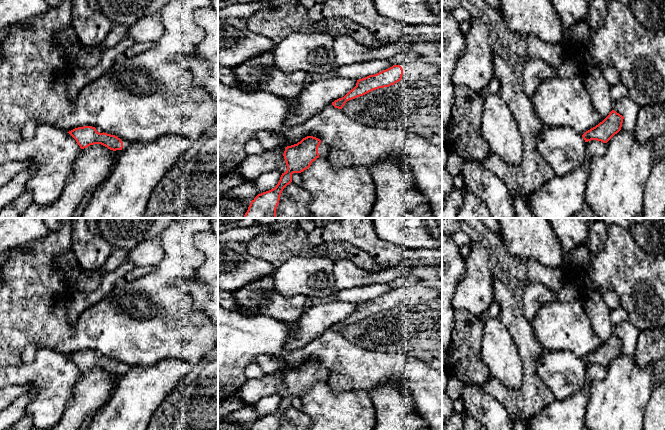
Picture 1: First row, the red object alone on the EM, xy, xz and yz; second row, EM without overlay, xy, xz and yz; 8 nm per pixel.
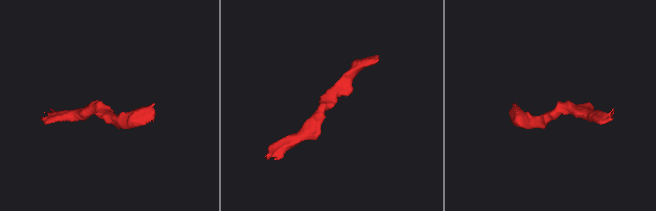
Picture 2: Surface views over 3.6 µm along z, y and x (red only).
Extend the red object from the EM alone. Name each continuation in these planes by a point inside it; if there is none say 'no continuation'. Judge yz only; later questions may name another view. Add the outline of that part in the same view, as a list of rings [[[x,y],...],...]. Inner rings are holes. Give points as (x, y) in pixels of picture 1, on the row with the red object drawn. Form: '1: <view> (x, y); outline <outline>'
no continuation

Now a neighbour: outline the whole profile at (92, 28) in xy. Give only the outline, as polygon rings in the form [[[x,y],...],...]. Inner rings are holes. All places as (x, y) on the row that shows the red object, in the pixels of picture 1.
[[[71,0],[73,5],[71,26],[78,40],[85,46],[101,44],[112,30],[112,23],[99,10],[92,9],[87,0]]]

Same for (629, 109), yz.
[[[629,96],[618,101],[613,101],[613,110],[624,117],[621,130],[623,132],[633,132],[640,110],[640,106]]]

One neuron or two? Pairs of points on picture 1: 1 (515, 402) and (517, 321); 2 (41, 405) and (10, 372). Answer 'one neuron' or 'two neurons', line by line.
1: one neuron
2: one neuron

